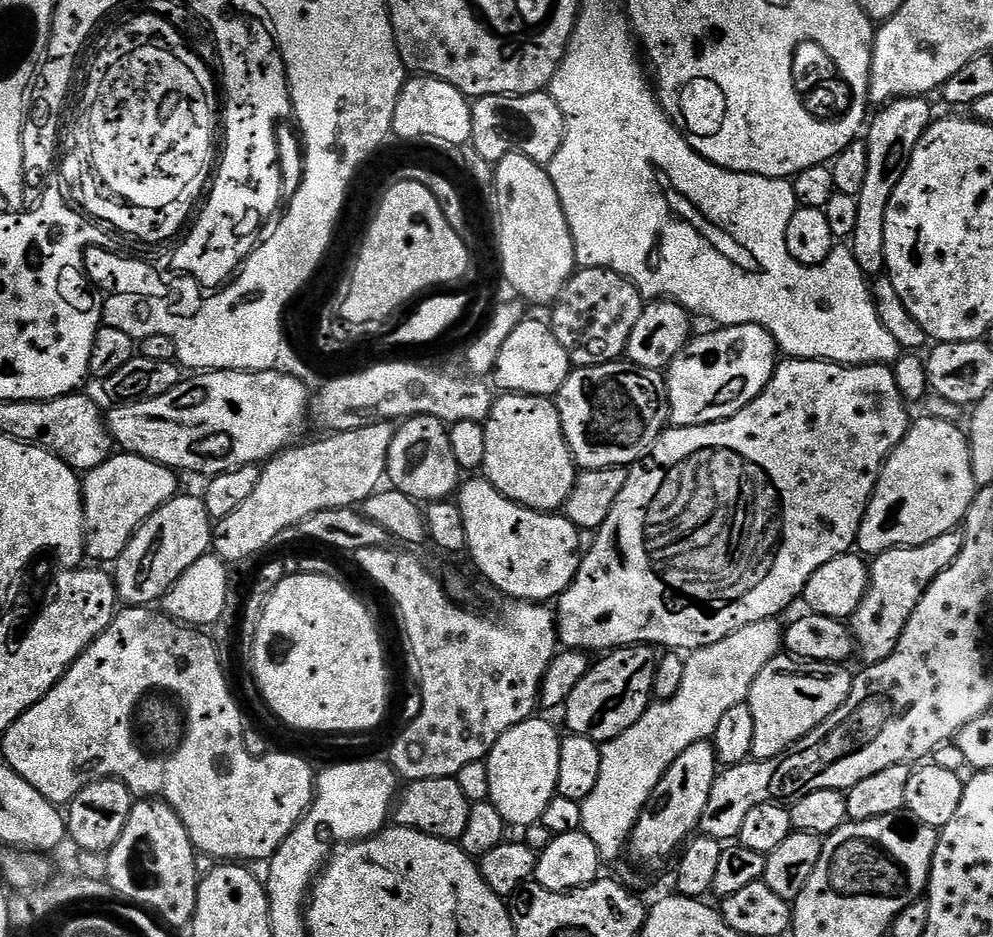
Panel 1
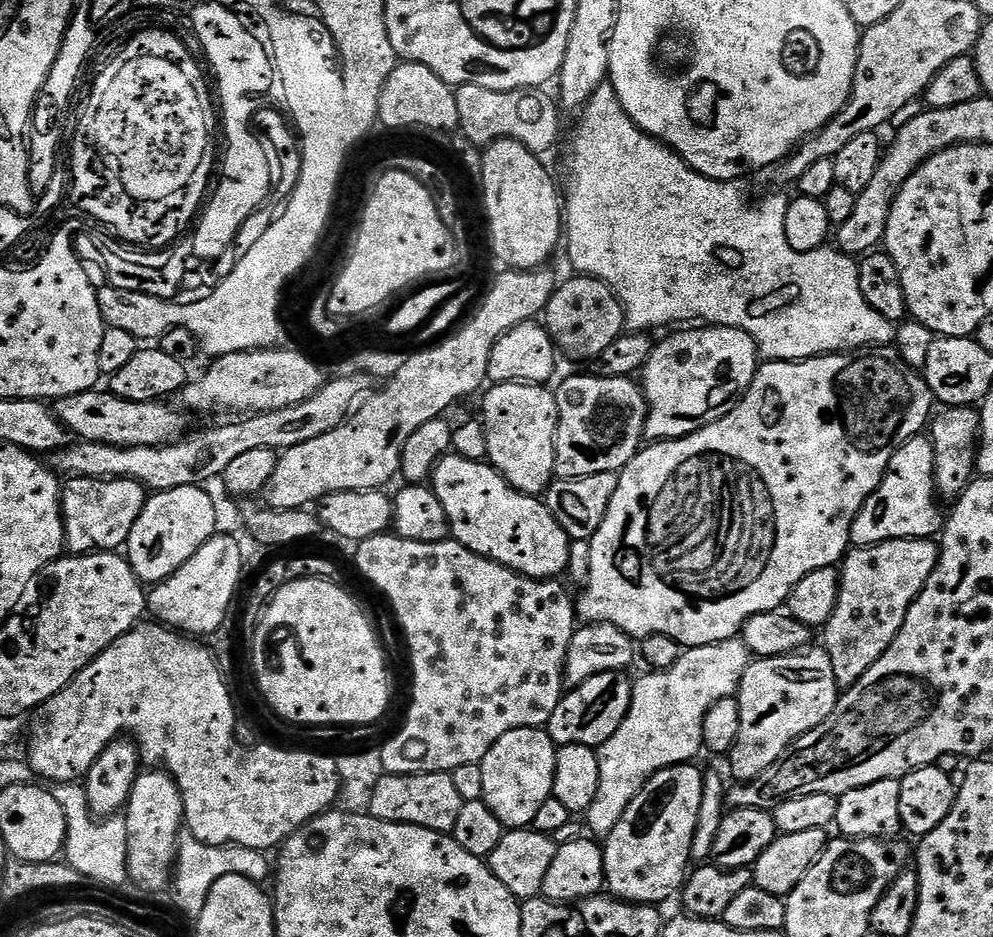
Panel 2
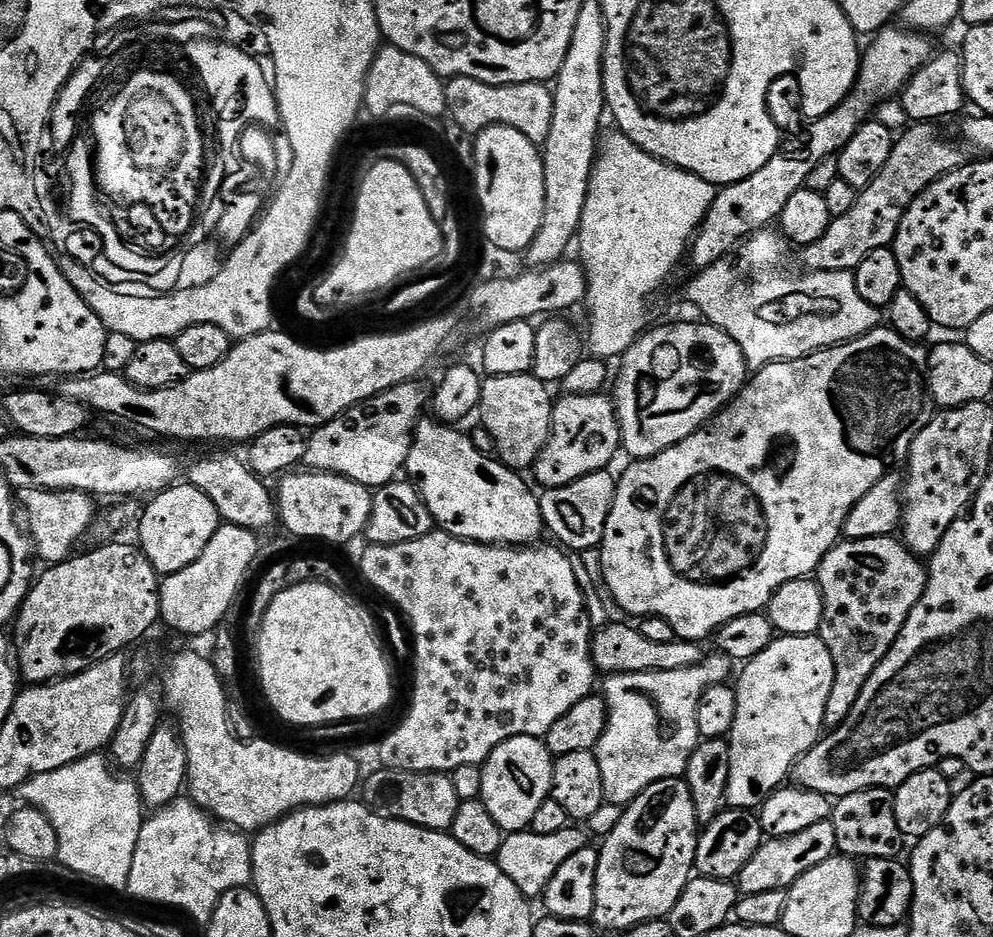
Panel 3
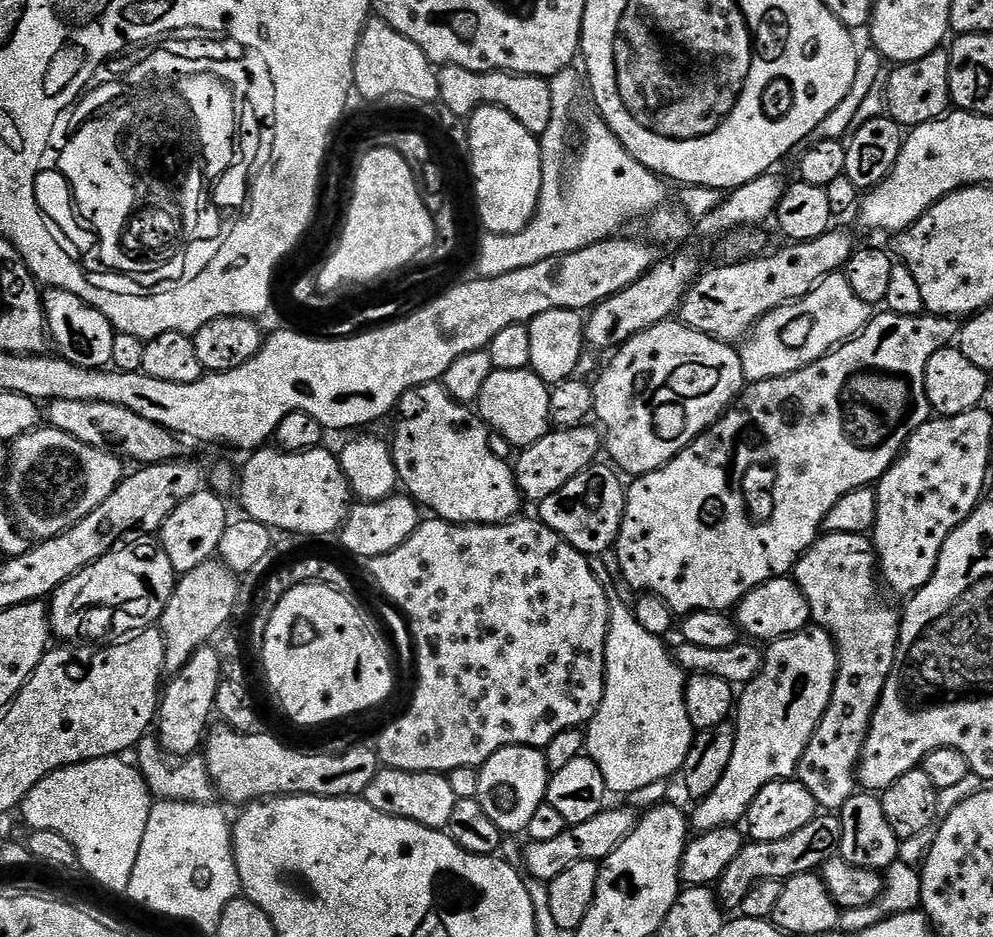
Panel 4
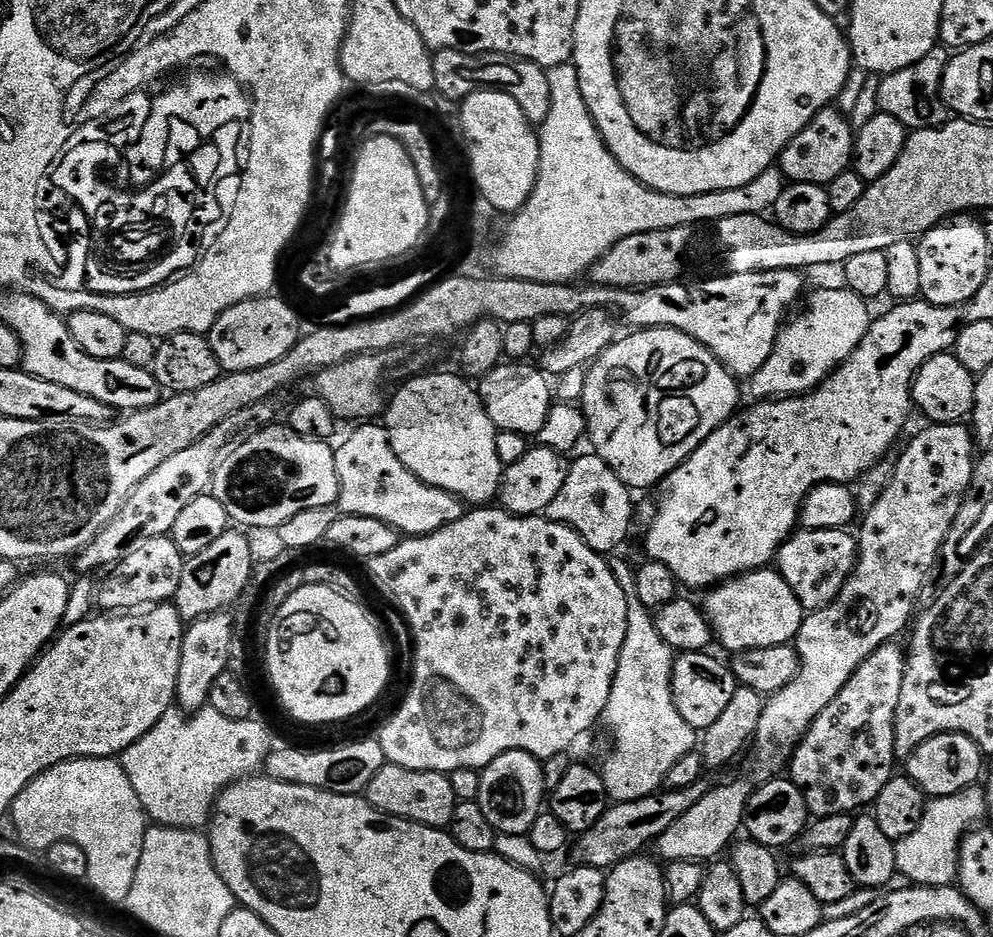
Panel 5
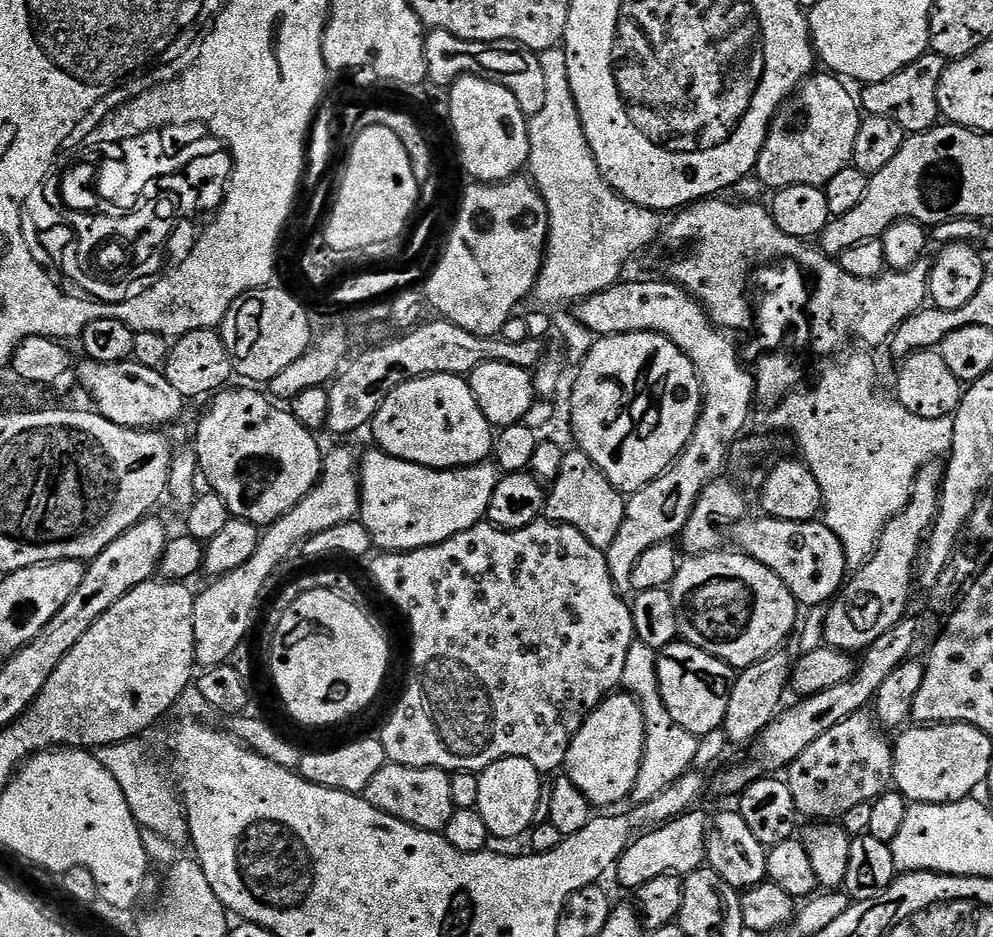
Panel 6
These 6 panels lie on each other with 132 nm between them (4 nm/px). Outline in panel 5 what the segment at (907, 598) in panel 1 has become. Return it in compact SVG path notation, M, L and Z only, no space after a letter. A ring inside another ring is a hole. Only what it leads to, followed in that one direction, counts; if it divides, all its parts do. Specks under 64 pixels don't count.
M797 530L788 537L778 553L780 577L794 590L798 602L808 612L817 612L836 601L844 583L856 568L858 540L851 531L838 530ZM883 644L854 670L850 682L842 686L834 702L813 718L808 733L790 757L790 779L798 786L813 817L859 813L875 804L878 794L882 794L882 786L892 780L892 767L898 763L894 722L898 698L902 698L906 659L905 649L898 645Z

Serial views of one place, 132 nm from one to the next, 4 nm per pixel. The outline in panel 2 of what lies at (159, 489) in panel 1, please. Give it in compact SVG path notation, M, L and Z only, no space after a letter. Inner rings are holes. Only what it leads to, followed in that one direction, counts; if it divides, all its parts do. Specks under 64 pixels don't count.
M89 476L65 479L60 493L60 512L64 515L64 542L73 556L90 552L123 549L142 514L149 493L137 480L95 480Z

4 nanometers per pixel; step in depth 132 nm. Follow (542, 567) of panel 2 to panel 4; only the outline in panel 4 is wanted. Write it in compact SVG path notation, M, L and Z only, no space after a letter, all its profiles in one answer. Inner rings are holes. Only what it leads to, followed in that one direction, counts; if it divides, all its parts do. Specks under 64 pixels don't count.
M433 382L431 384L423 384L417 388L411 388L404 396L400 397L398 405L398 413L400 417L396 420L396 437L392 440L392 464L395 475L404 483L403 491L416 501L417 505L423 506L425 509L432 508L431 515L441 520L449 520L452 524L507 524L509 520L517 515L516 512L522 505L522 497L519 488L516 487L516 477L513 469L509 467L503 459L496 457L488 448L489 429L483 420L475 411L472 412L471 407L465 406L459 400L453 400L452 395L444 388L443 383Z

